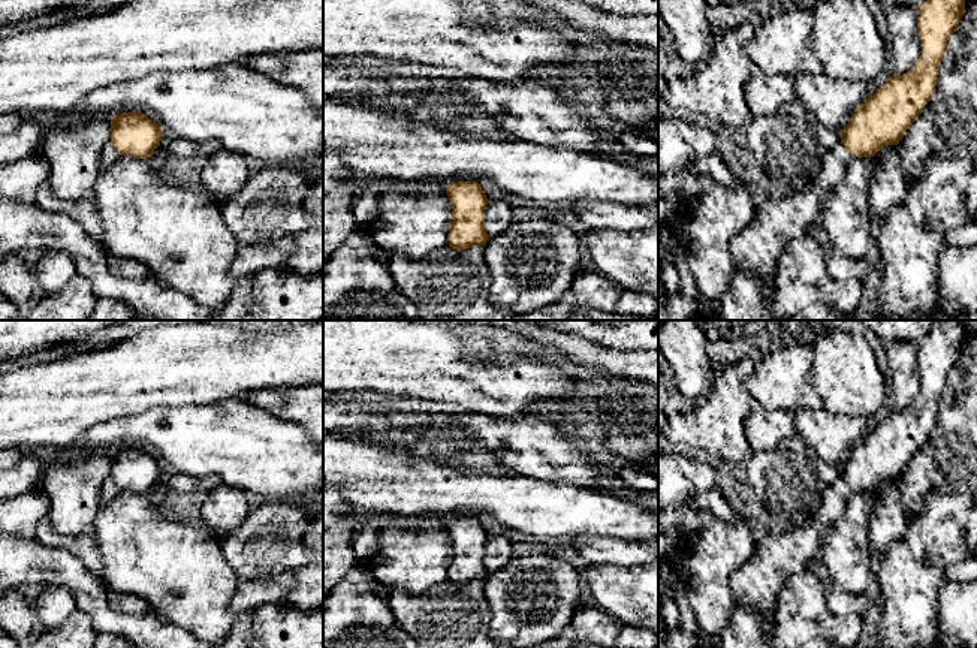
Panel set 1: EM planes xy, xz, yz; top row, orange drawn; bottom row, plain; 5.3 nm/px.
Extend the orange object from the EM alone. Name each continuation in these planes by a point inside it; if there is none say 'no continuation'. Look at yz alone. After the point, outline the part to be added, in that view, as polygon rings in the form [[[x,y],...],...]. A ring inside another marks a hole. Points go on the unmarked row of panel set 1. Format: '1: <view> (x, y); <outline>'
1: yz (783, 554); [[[839,477],[826,491],[815,518],[787,531],[771,530],[748,563],[730,578],[733,603],[753,608],[772,624],[777,597],[787,579],[808,570],[823,536],[844,515],[853,491]]]

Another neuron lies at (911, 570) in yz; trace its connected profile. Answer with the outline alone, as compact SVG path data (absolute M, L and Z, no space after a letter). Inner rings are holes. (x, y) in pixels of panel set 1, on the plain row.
M931 492L925 507L907 521L905 534L880 554L877 575L881 599L875 648L932 648L938 633L938 596L950 564L974 557L977 545L977 492Z

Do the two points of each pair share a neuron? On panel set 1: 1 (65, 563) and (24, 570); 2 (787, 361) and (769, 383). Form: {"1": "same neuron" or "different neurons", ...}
{"1": "same neuron", "2": "same neuron"}

